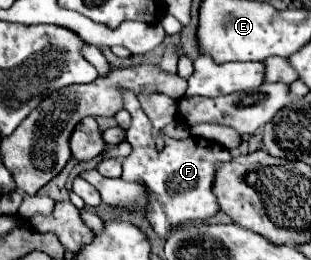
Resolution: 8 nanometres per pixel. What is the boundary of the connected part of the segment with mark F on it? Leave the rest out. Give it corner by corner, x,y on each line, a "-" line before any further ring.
123,91
123,109
129,111
131,115
131,125
127,129
127,141
131,143
133,151
129,157
123,159
123,179
125,181
137,181
147,187
149,195
149,209
147,219
151,221
155,233
165,237
171,233
177,225
183,225
187,221
203,221
219,211
217,199
211,193
213,179
215,179
215,169
217,163
231,161
231,153
209,139
193,137
185,141
175,141
163,135
165,139
165,149
157,153
153,135
151,135
151,121
143,113
135,93

